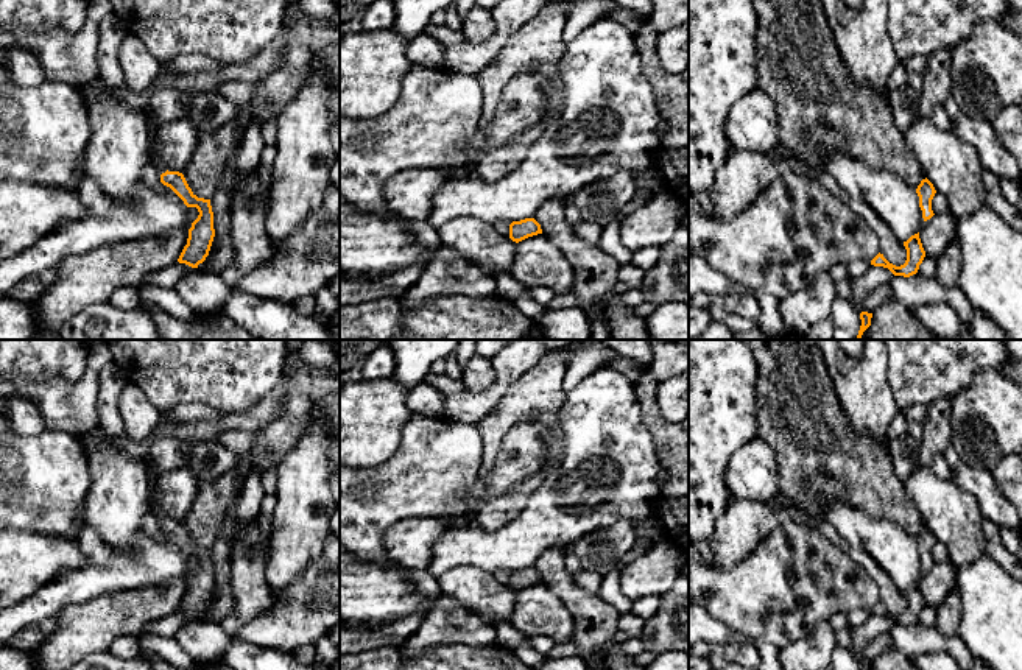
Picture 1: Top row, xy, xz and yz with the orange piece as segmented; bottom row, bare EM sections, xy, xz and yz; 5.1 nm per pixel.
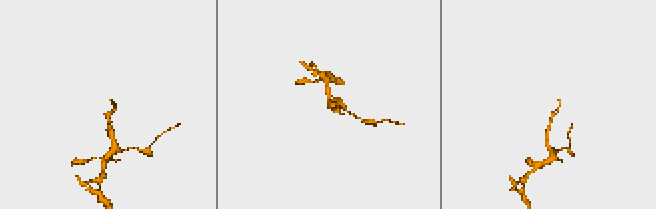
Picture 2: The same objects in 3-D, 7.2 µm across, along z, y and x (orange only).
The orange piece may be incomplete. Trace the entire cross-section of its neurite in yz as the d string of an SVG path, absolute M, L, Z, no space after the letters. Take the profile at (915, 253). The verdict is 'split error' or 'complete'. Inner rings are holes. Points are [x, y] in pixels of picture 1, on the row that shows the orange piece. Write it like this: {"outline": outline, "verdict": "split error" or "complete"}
{"outline": "M919 232L911 235L907 242L904 242L904 246L907 249L907 260L904 265L896 266L890 263L880 252L871 260L871 265L888 268L894 276L910 277L916 274L919 265L925 257L925 251L922 248Z", "verdict": "complete"}

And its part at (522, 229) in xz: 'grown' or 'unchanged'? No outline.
unchanged

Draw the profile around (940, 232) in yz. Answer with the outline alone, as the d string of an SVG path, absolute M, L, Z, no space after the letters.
M947 210L930 218L930 224L921 235L921 243L925 254L936 260L955 237L955 217Z

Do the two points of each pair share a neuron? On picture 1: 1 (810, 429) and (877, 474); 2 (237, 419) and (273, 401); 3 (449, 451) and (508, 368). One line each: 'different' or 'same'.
1: same
2: same
3: different

